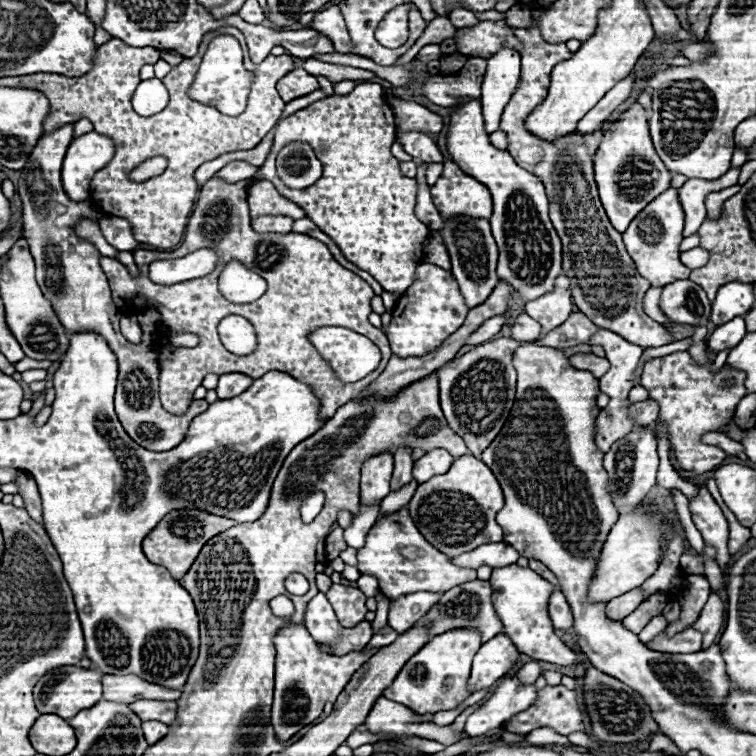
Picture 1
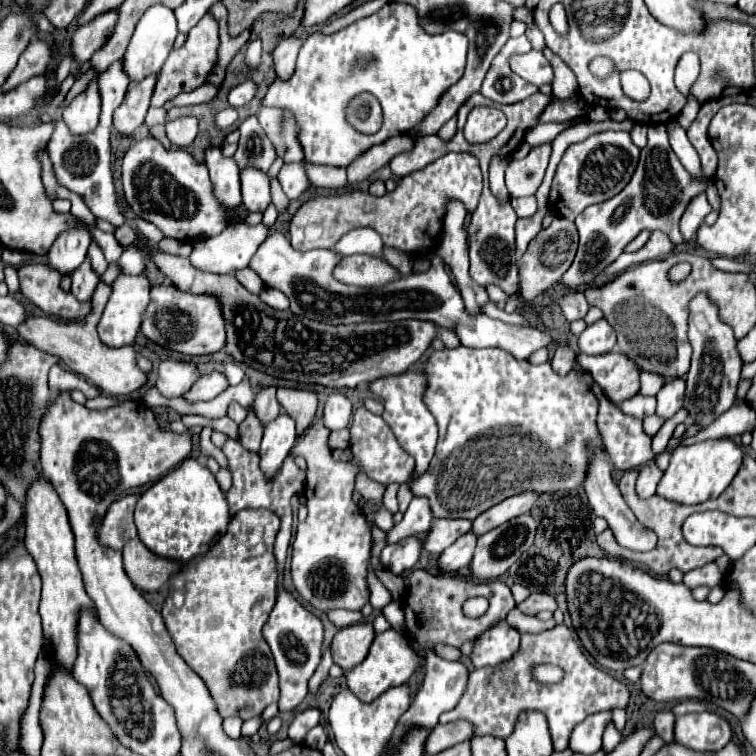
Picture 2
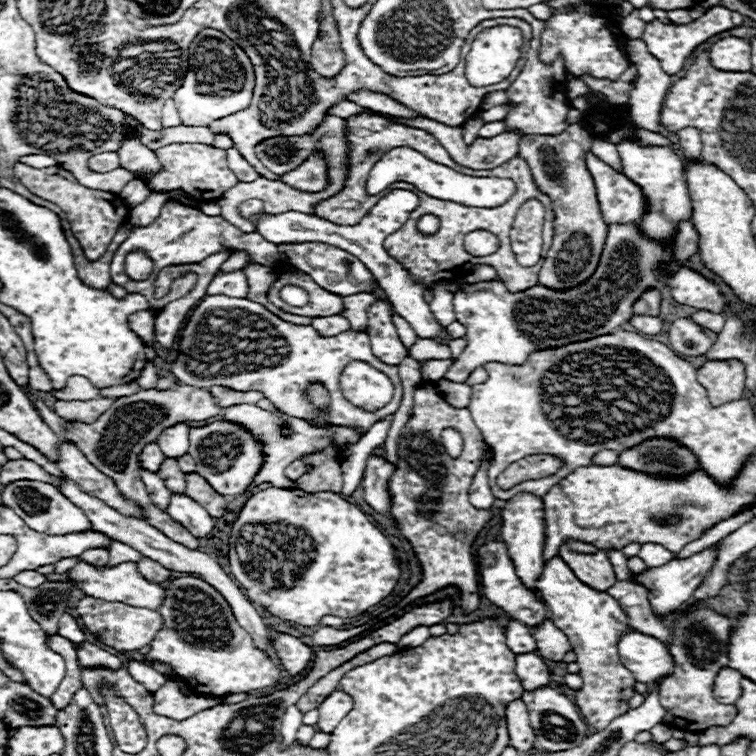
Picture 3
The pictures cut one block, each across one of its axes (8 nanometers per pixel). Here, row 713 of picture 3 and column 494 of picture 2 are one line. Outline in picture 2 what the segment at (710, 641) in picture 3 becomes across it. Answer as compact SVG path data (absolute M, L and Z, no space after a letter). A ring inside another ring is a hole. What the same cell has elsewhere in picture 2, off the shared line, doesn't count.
M564 624L544 630L540 634L522 634L522 648L512 660L500 666L488 666L472 670L466 694L458 702L458 706L440 716L440 724L454 722L454 720L468 720L476 726L476 734L492 734L498 738L508 738L514 732L518 722L518 714L536 710L546 714L552 742L556 752L568 748L568 738L572 728L582 722L586 716L612 710L616 706L626 708L628 704L628 688L606 674L604 670L592 666L588 658L582 654L580 646L576 644L572 630ZM534 664L558 664L566 676L560 684L538 684L530 676L530 668Z

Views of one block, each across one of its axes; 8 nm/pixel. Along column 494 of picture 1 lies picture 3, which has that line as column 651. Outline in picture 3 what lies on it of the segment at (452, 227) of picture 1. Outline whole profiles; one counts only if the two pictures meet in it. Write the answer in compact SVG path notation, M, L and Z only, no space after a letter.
M690 220L678 226L676 244L672 248L642 238L636 224L614 224L608 228L596 272L584 284L574 288L552 290L536 284L522 292L510 292L500 278L476 284L464 282L454 294L453 308L458 322L462 322L468 330L468 346L452 362L444 378L452 382L466 382L474 368L490 360L498 360L502 364L522 364L522 360L538 348L554 348L610 334L622 322L630 320L634 314L632 304L646 288L660 286L654 274L658 264L672 264L674 268L696 252L698 232Z

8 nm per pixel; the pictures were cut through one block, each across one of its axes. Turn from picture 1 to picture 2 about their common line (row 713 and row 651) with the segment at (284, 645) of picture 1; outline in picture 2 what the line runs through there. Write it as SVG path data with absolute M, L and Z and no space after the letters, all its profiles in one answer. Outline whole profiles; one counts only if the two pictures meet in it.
M278 586L278 600L274 610L270 612L268 622L264 624L262 630L268 646L272 648L274 654L274 662L276 662L276 670L280 676L280 700L278 700L278 708L280 712L292 712L308 694L308 680L314 674L316 666L320 664L322 658L322 642L324 642L324 630L322 630L322 622L308 612L298 600L294 600L290 594L286 594L282 590L282 586Z

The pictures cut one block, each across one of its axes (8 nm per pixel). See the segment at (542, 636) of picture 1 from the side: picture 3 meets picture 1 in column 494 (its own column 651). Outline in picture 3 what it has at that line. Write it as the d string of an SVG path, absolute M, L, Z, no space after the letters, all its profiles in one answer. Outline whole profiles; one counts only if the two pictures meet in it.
M708 548L708 550L704 550L704 552L700 552L700 554L694 554L692 558L686 558L686 560L674 558L674 560L670 560L670 562L664 564L664 566L648 568L646 572L632 576L632 582L638 582L638 584L646 586L646 588L648 588L648 596L650 596L652 612L658 614L658 616L666 616L666 614L678 610L680 604L686 602L686 600L692 596L694 588L698 588L698 584L702 582L704 574L710 570L714 558L716 558L714 550Z

